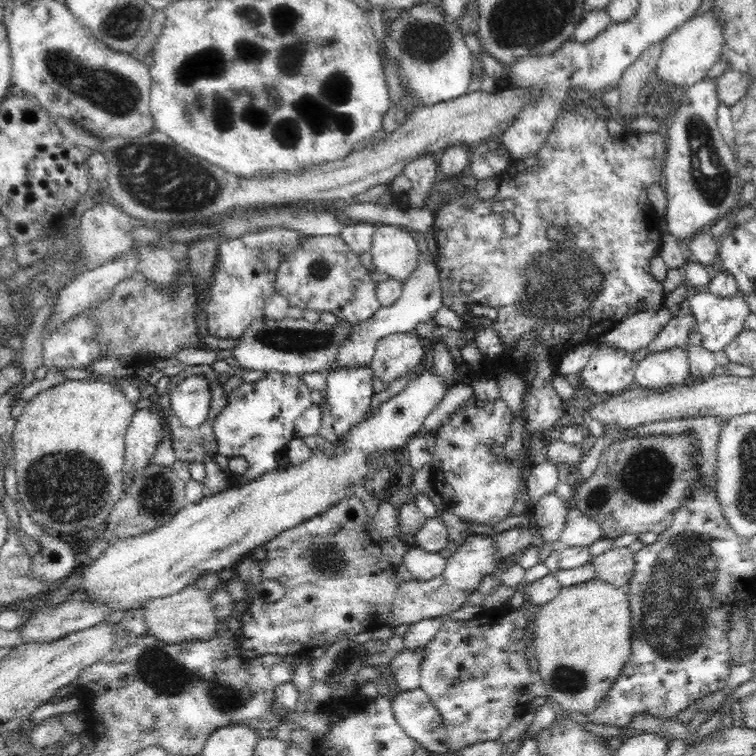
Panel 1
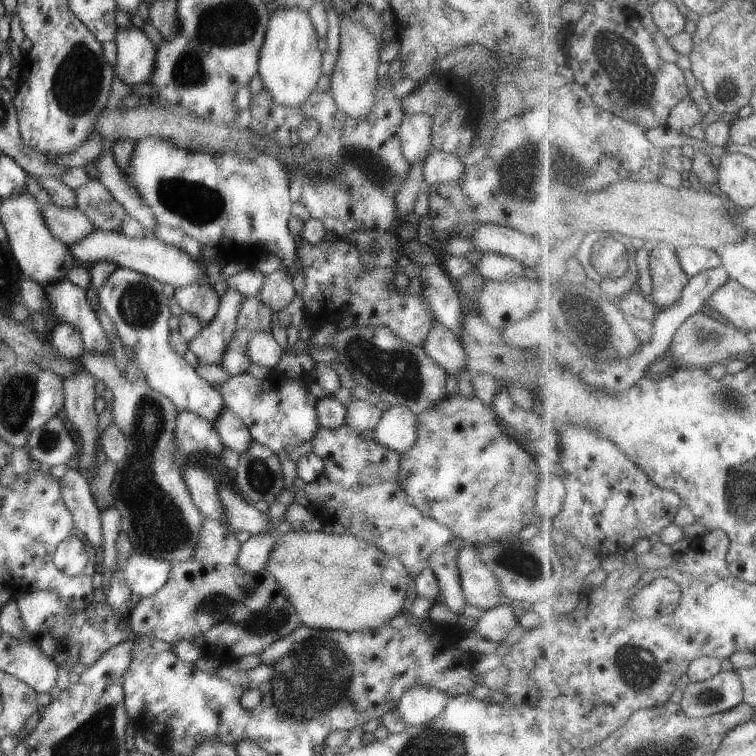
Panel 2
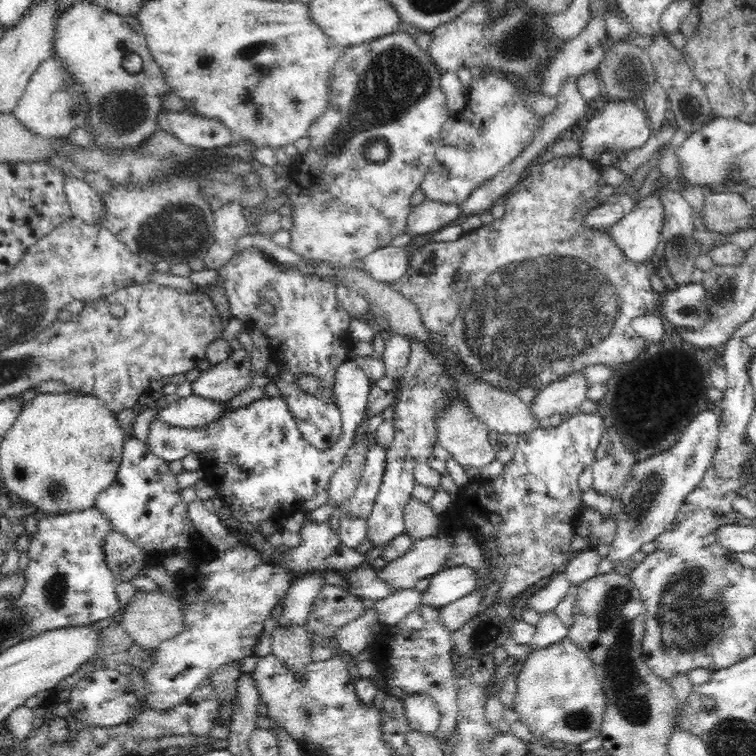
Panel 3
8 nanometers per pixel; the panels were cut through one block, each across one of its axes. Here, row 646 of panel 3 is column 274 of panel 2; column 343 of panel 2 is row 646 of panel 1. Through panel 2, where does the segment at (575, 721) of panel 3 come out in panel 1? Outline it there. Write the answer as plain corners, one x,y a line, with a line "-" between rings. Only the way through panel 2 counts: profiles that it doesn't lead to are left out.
597,578
578,586
562,587
550,602
540,607
534,624
533,647
539,664
539,675
548,687
548,699
561,712
571,710
585,715
594,712
606,698
616,678
622,674
631,655
632,625
627,587
616,588

